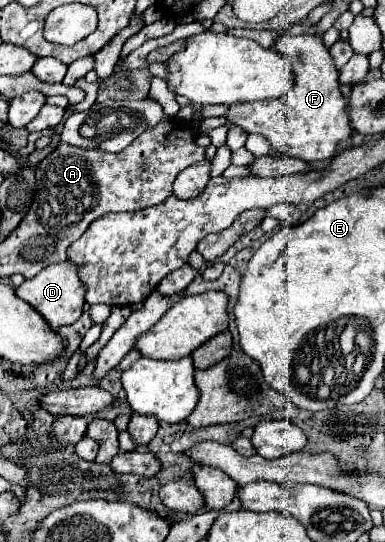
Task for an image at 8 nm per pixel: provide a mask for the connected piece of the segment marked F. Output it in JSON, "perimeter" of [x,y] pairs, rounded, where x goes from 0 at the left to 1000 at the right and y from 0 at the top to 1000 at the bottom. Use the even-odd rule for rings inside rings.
{"perimeter":[[[735,63],[719,70],[714,85],[756,114],[766,133],[766,159],[714,185],[610,192],[590,207],[590,221],[626,232],[636,244],[683,247],[699,258],[704,277],[740,288],[777,292],[797,303],[855,295],[875,284],[881,262],[912,258],[917,251],[917,232],[901,210],[901,185],[881,166],[881,133],[870,129],[865,103],[839,85],[834,66]]]}

